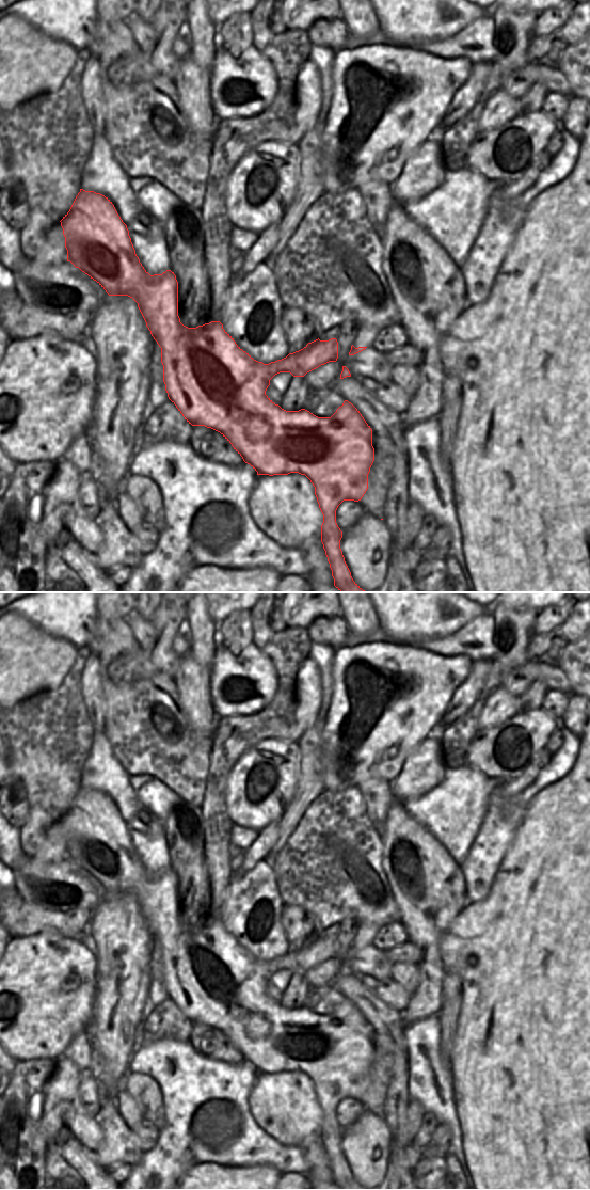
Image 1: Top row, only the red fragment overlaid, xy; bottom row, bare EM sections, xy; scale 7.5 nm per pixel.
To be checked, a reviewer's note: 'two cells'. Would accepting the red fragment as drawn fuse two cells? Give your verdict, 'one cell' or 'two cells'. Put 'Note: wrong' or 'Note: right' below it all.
two cells
Note: right

